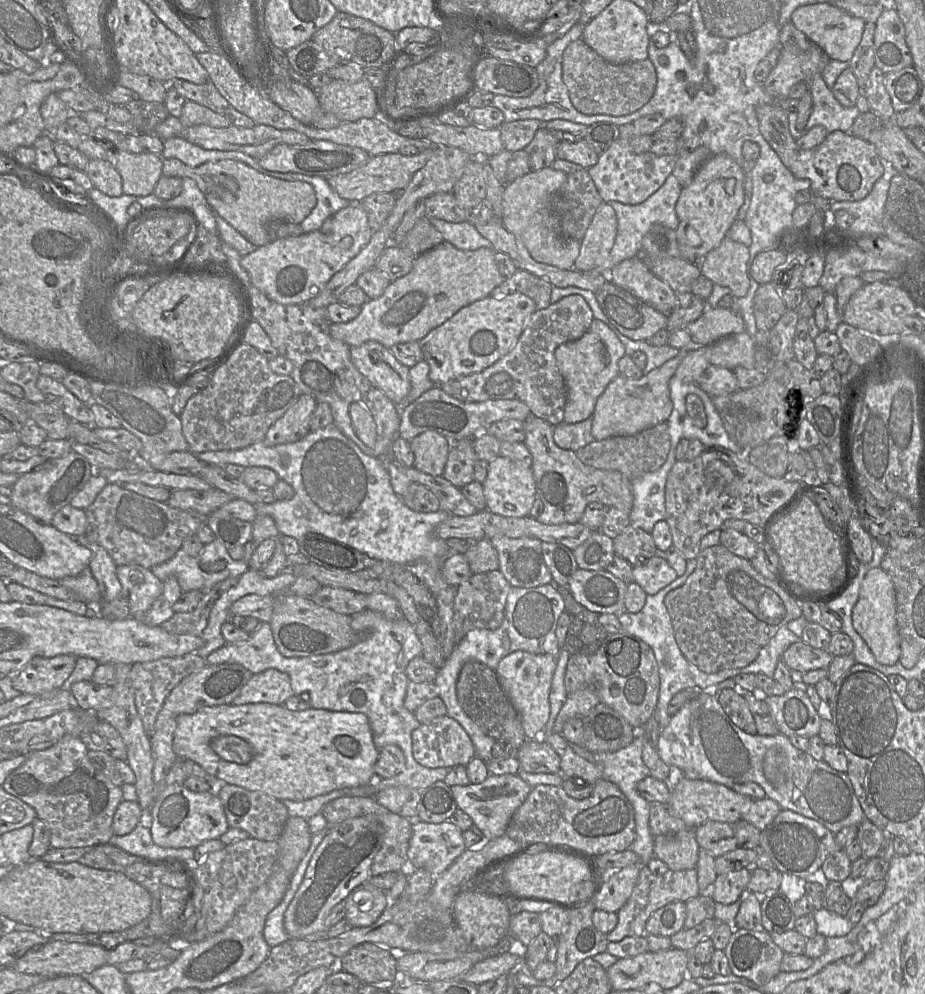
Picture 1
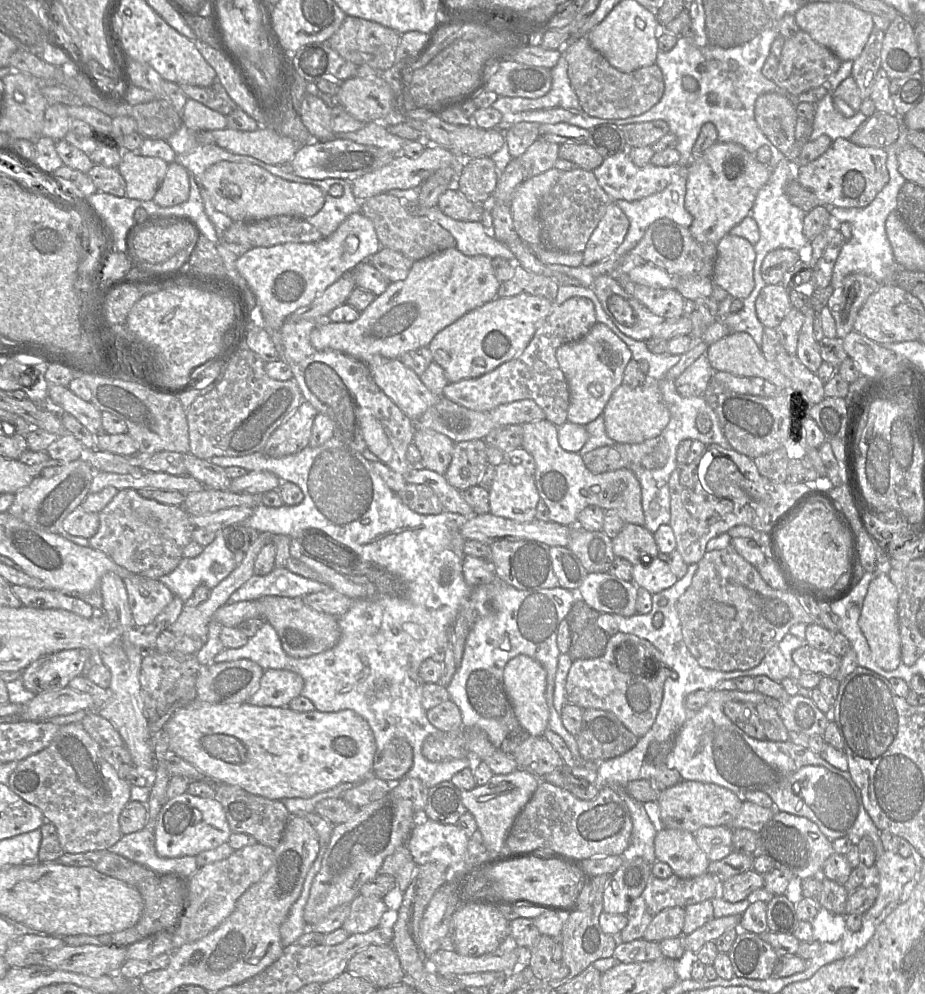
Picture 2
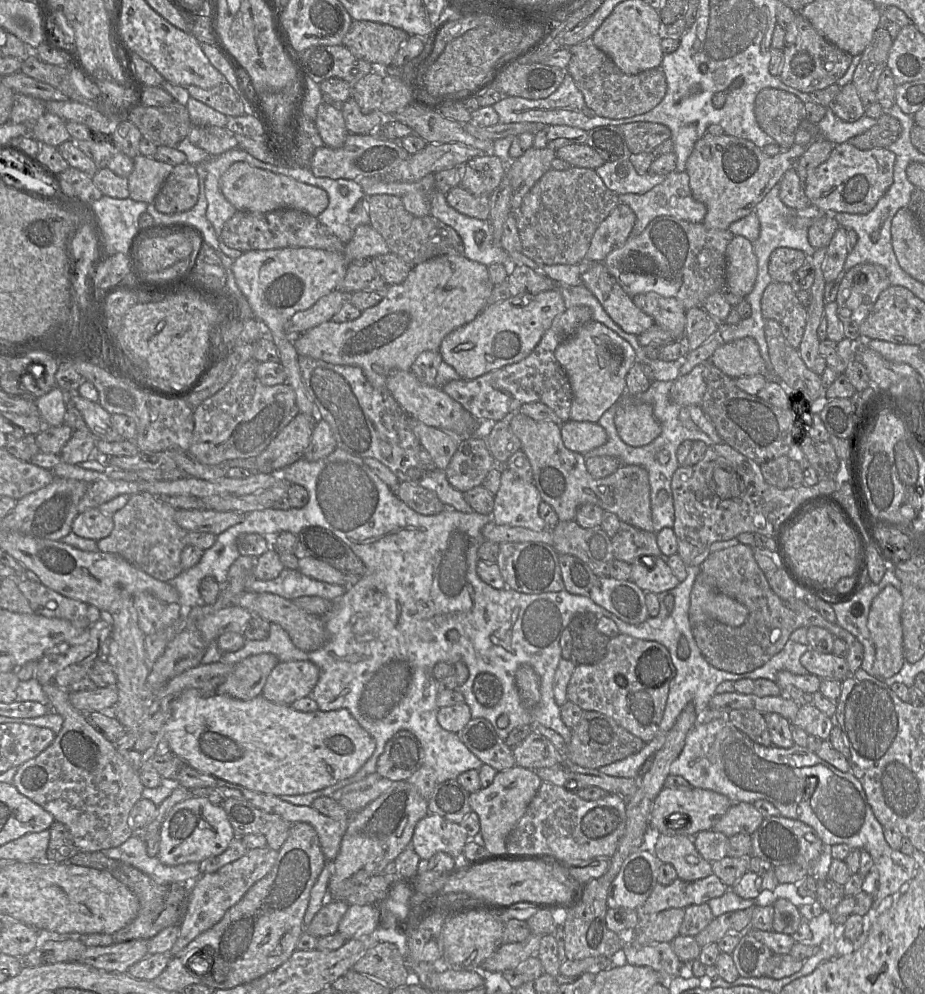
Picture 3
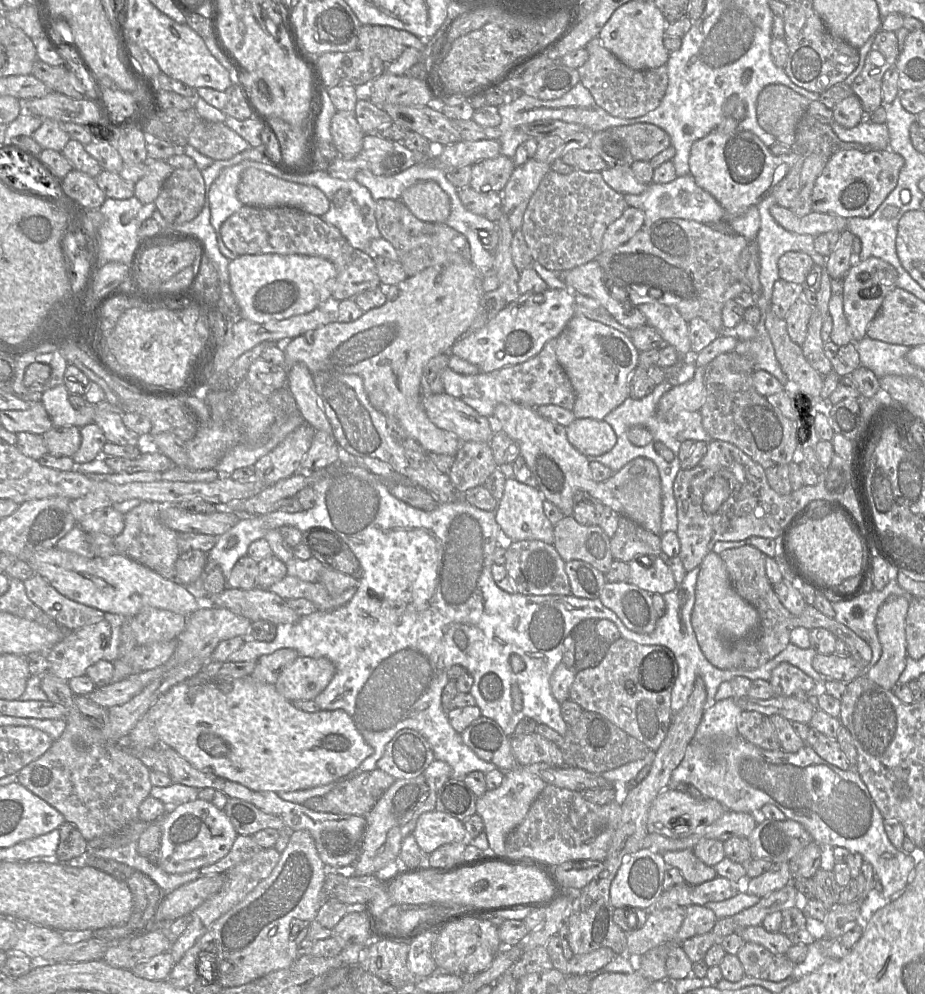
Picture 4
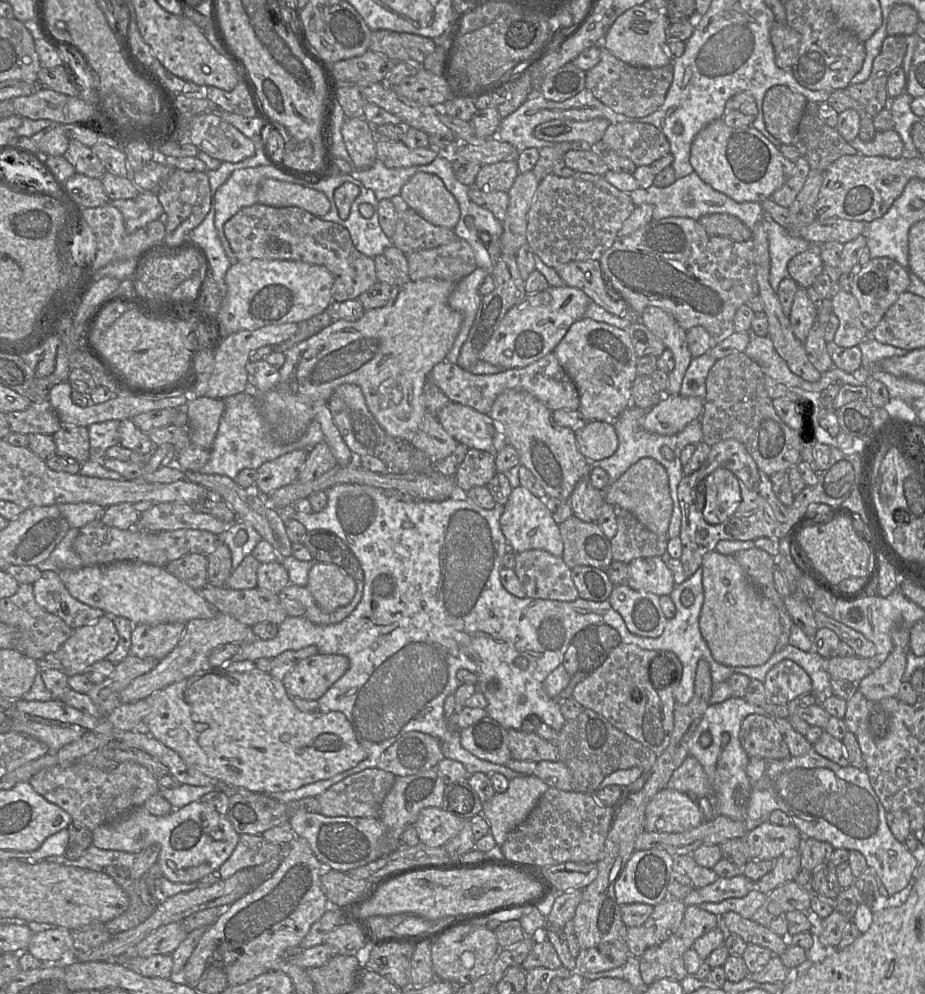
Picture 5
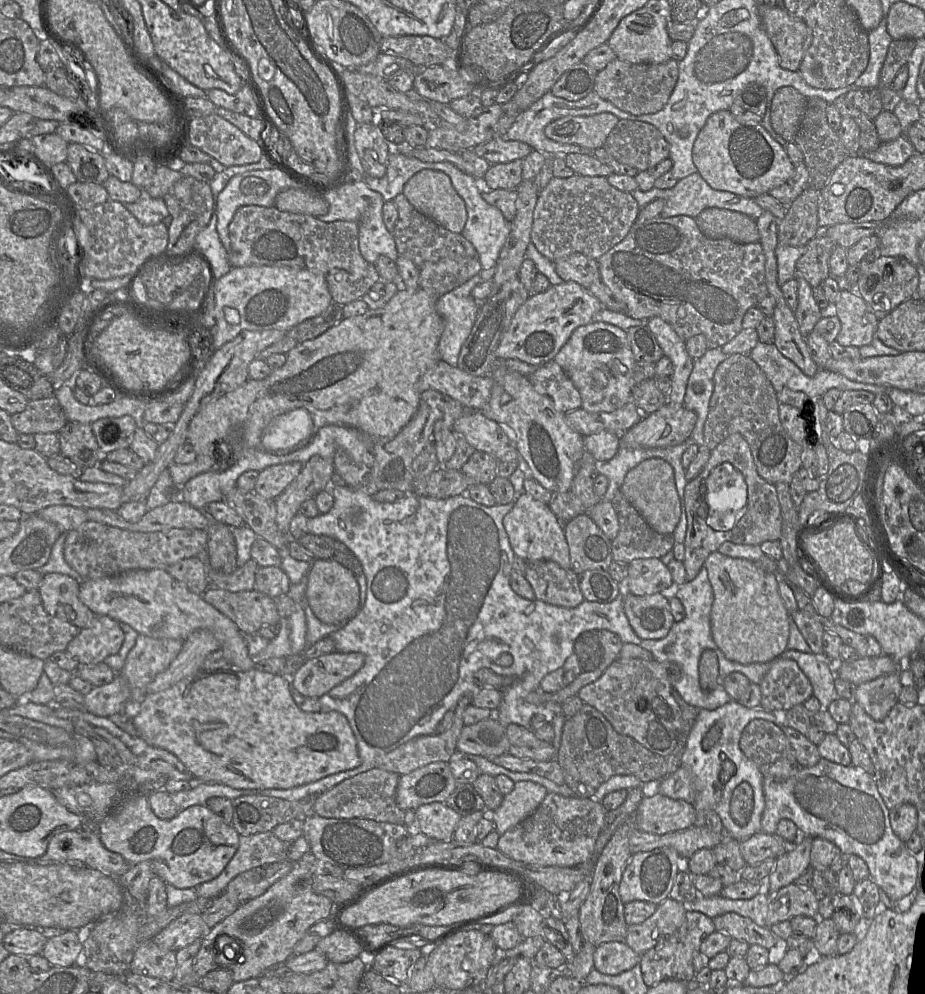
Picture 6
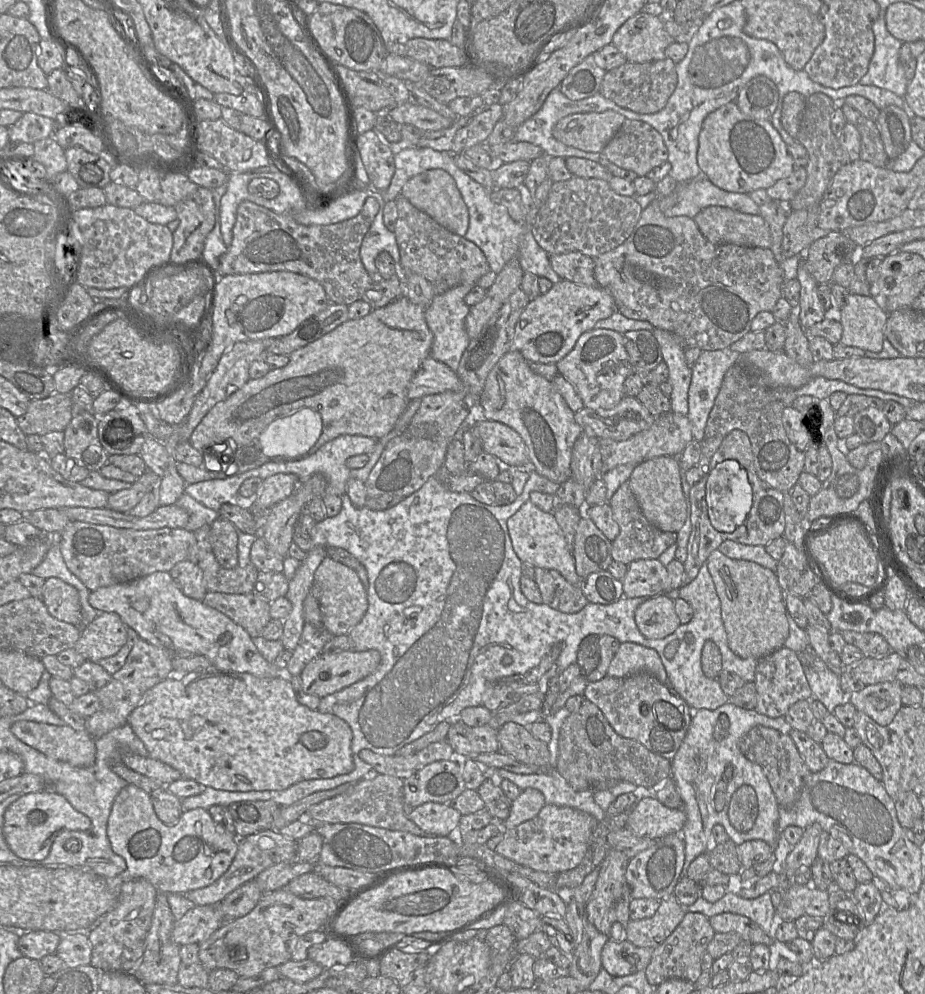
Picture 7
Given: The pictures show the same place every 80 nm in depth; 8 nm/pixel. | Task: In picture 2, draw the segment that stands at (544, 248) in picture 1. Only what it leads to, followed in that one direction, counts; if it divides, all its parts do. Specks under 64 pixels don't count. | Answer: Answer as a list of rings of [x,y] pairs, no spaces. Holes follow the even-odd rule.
[[[553,167],[539,175],[525,179],[514,191],[509,206],[517,234],[541,262],[546,265],[561,264],[570,267],[578,267],[582,265],[583,253],[566,253],[551,250],[546,248],[541,240],[541,225],[538,217],[539,207],[543,198],[558,181],[560,174],[561,171]]]

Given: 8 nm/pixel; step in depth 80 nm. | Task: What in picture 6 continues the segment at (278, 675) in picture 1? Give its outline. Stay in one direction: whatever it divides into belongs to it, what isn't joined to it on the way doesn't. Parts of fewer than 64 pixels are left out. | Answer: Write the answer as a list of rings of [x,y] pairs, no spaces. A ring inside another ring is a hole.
[[[333,652],[306,661],[291,677],[292,689],[310,698],[320,698],[353,676],[364,665],[362,653]]]

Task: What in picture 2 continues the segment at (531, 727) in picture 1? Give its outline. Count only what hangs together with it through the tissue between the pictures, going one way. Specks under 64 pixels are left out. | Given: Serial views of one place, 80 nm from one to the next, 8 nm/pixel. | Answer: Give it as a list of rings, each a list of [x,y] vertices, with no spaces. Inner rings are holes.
[[[518,655],[508,661],[503,672],[503,687],[520,727],[529,736],[543,736],[548,729],[549,708],[546,701],[546,671],[534,659]]]

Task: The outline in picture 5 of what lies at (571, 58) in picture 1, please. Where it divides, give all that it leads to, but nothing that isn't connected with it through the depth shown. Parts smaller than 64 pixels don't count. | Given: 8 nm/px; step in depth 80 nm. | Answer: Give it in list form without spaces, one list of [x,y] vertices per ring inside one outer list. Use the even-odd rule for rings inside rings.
[[[605,47],[599,48],[599,62],[586,71],[585,88],[614,112],[628,117],[640,118],[657,111],[664,103],[673,81],[672,63],[660,68],[633,67],[615,57]]]

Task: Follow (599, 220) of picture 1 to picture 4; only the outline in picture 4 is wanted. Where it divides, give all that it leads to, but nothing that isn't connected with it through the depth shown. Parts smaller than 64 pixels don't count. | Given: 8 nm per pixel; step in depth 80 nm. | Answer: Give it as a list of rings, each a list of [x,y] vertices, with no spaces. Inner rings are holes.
[[[628,206],[621,217],[606,229],[602,239],[602,252],[617,248],[632,238],[644,226],[644,217],[643,210]]]

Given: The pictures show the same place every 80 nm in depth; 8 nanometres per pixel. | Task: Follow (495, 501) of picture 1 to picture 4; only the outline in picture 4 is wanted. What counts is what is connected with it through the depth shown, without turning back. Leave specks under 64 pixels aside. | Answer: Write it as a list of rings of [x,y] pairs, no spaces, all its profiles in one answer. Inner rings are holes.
[[[515,478],[506,479],[502,498],[495,509],[495,520],[502,535],[512,542],[539,540],[547,544],[554,542],[554,526],[543,511],[545,498],[538,488],[523,484]]]

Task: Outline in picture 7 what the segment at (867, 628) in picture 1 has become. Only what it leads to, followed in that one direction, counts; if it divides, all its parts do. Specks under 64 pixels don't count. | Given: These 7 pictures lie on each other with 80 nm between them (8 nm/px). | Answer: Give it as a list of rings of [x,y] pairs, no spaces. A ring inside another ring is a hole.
[[[882,682],[866,685],[862,690],[849,695],[849,701],[881,726],[889,725],[903,705],[903,686],[898,682]]]

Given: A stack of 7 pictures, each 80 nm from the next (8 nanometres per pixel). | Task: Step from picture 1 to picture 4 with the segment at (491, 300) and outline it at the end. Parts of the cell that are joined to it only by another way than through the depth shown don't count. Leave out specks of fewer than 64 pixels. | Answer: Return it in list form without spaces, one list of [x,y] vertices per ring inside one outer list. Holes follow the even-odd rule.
[[[566,287],[523,294],[503,308],[485,326],[457,339],[450,353],[477,366],[480,373],[490,373],[520,364],[537,355],[546,342],[558,338],[574,315],[575,295]]]

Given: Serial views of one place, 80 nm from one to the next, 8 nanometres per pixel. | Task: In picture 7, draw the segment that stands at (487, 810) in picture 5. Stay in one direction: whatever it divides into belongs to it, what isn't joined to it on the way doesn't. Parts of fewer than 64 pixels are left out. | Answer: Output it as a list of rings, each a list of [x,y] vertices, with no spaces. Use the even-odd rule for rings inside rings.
[[[522,790],[519,797],[512,801],[510,814],[502,823],[507,829],[514,828],[536,817],[545,805],[544,795],[539,790]]]

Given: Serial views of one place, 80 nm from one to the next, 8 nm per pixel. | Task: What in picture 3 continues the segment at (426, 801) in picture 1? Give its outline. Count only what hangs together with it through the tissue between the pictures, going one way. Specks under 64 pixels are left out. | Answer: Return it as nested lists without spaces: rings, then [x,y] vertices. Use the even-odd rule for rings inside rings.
[[[456,780],[437,784],[428,799],[428,813],[460,824],[472,811],[469,793]]]

